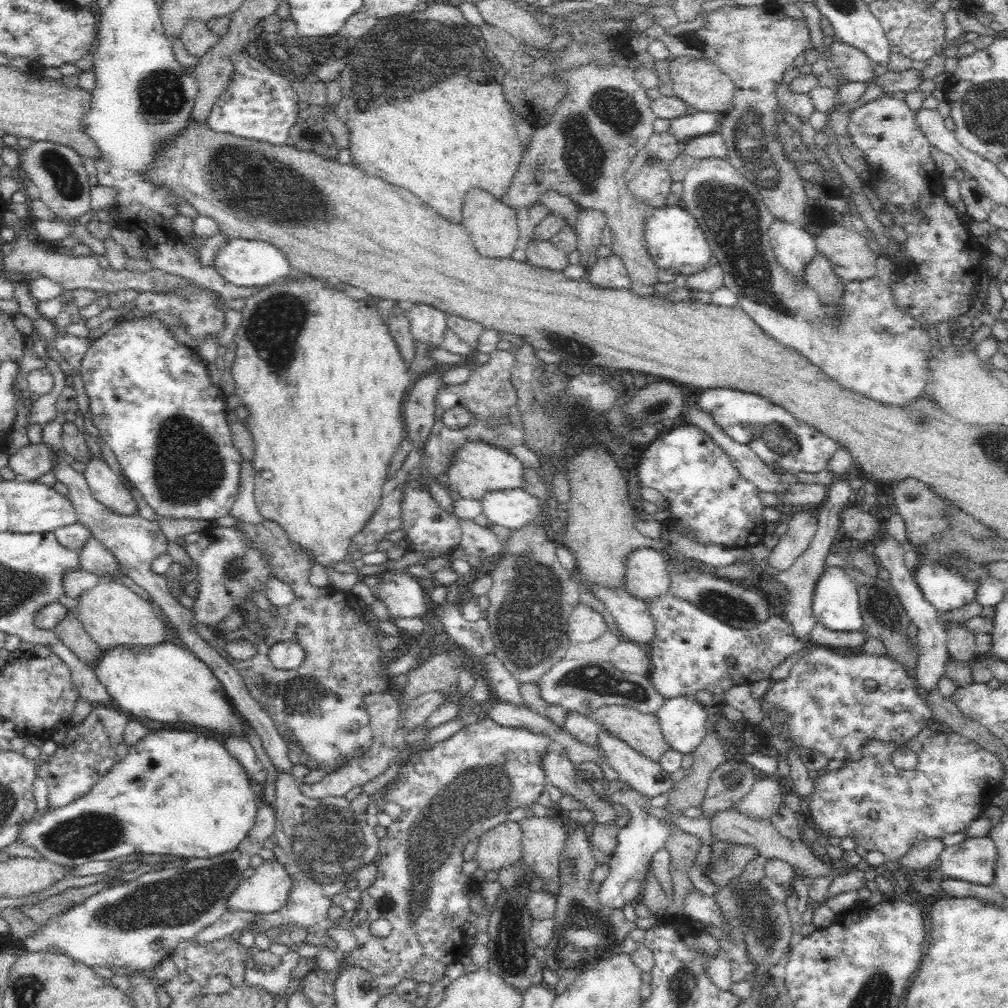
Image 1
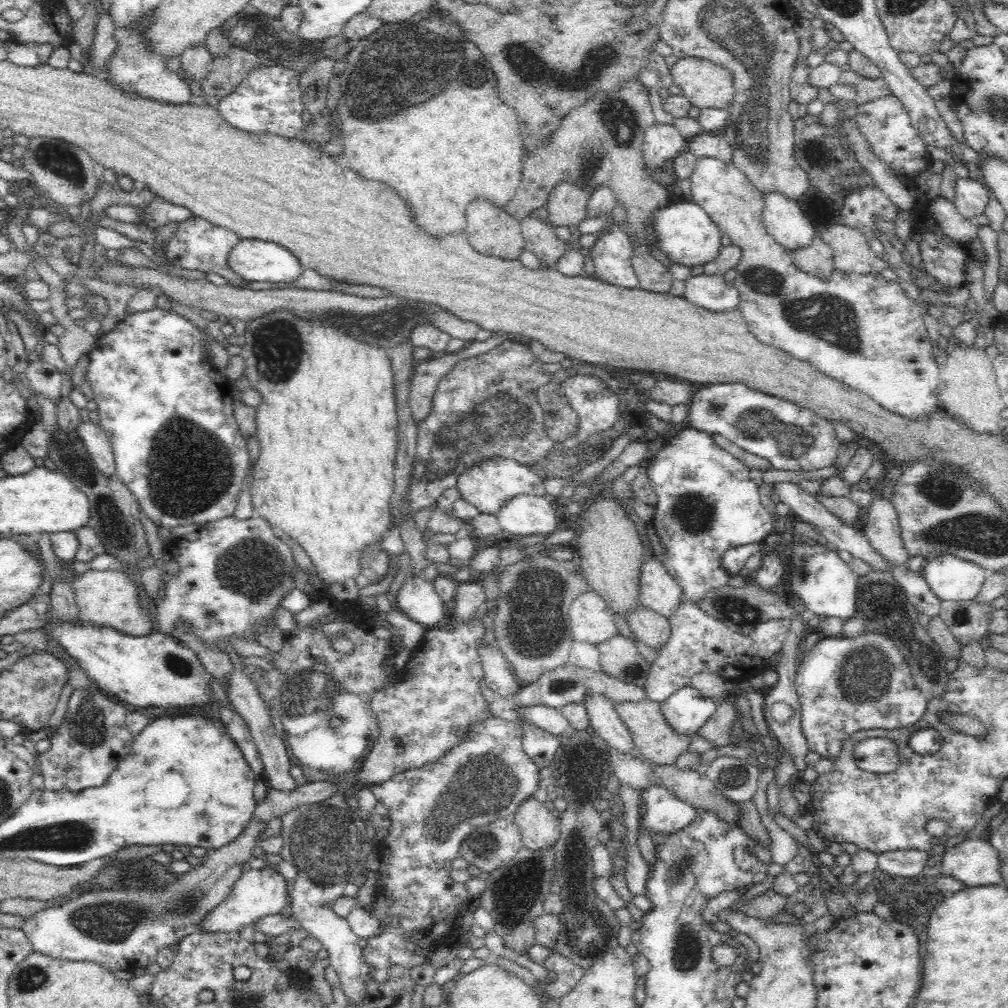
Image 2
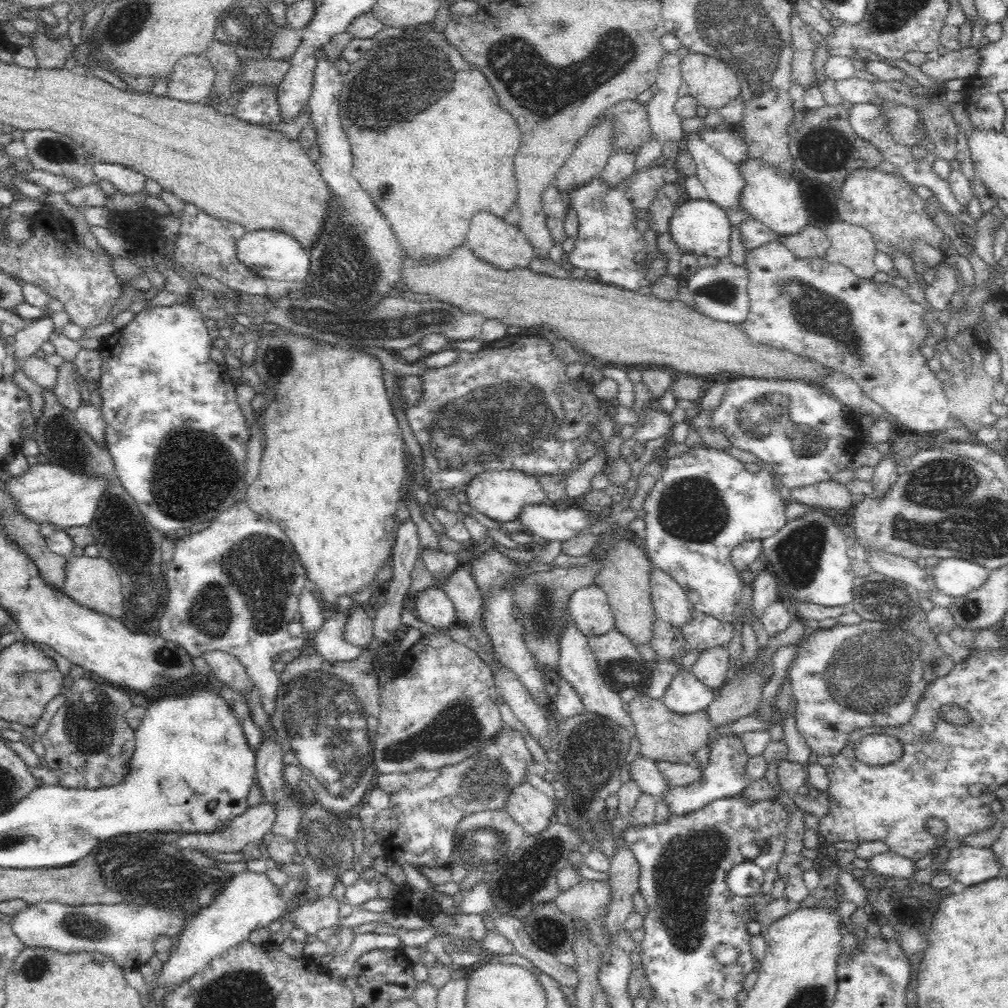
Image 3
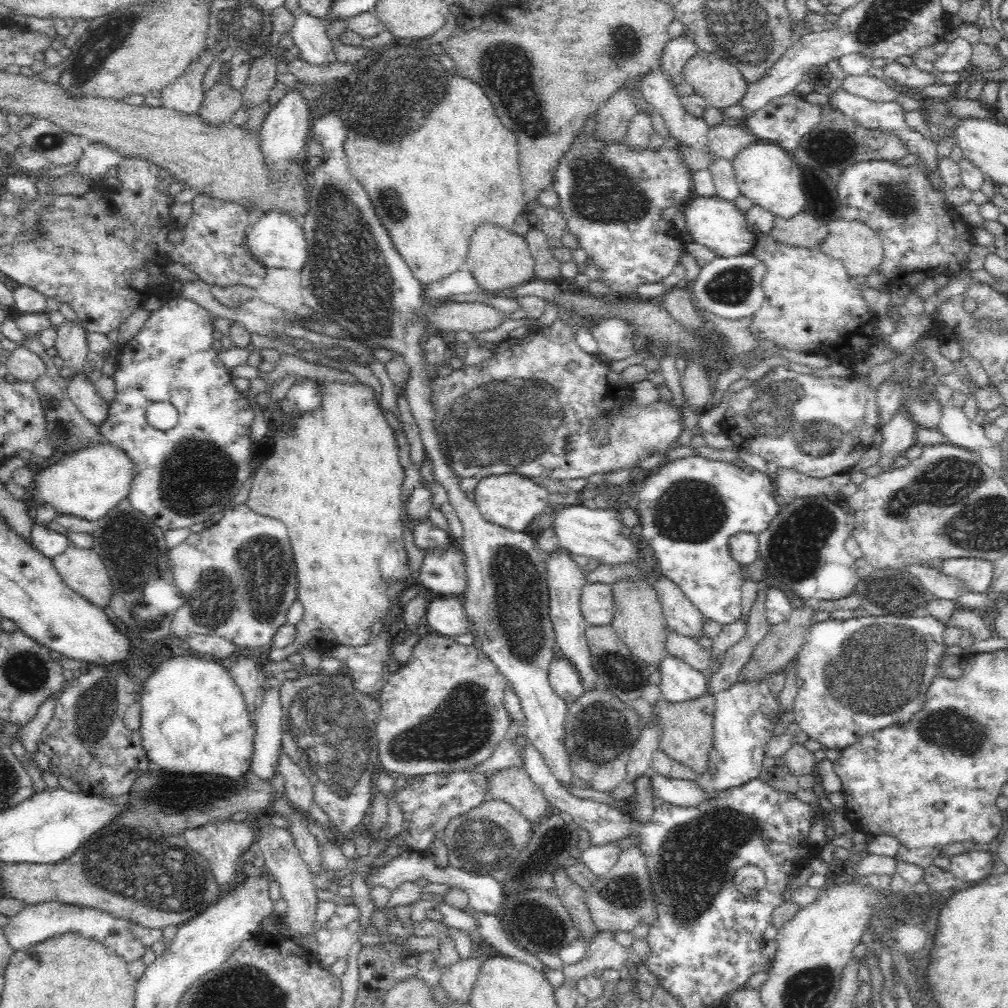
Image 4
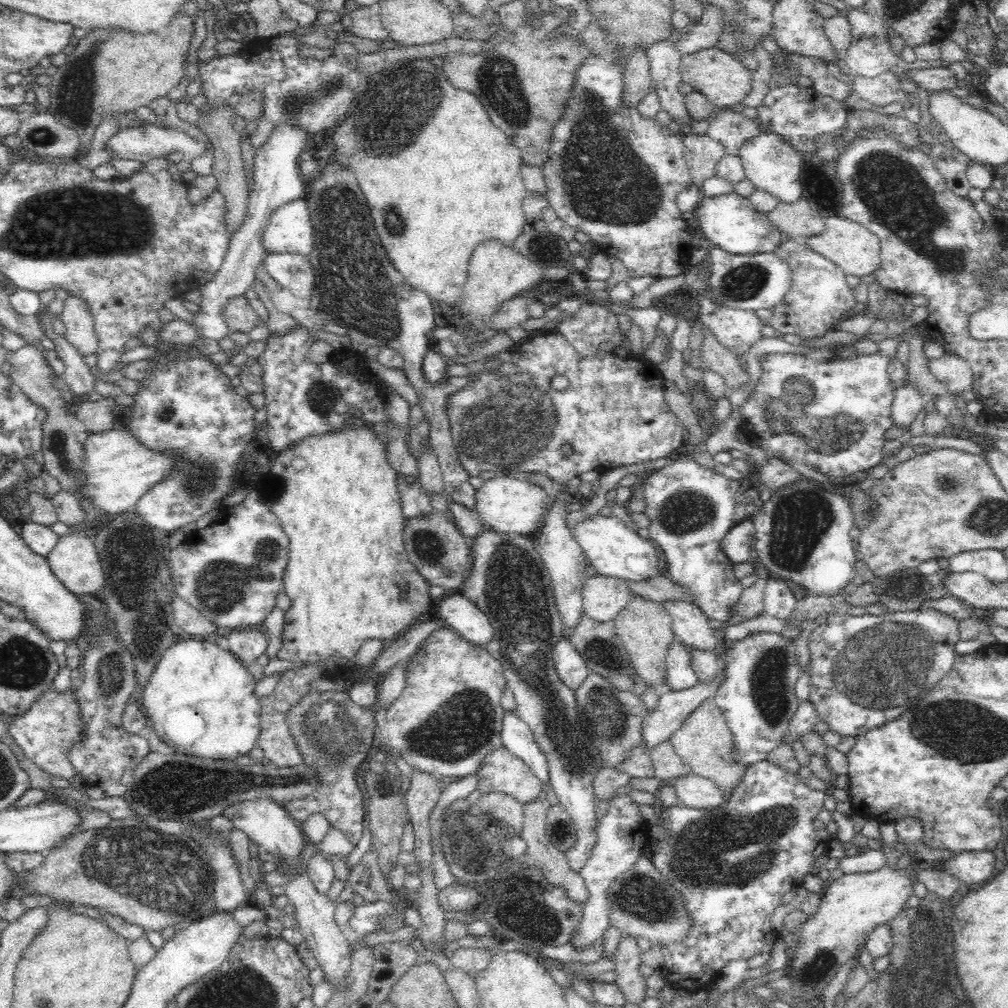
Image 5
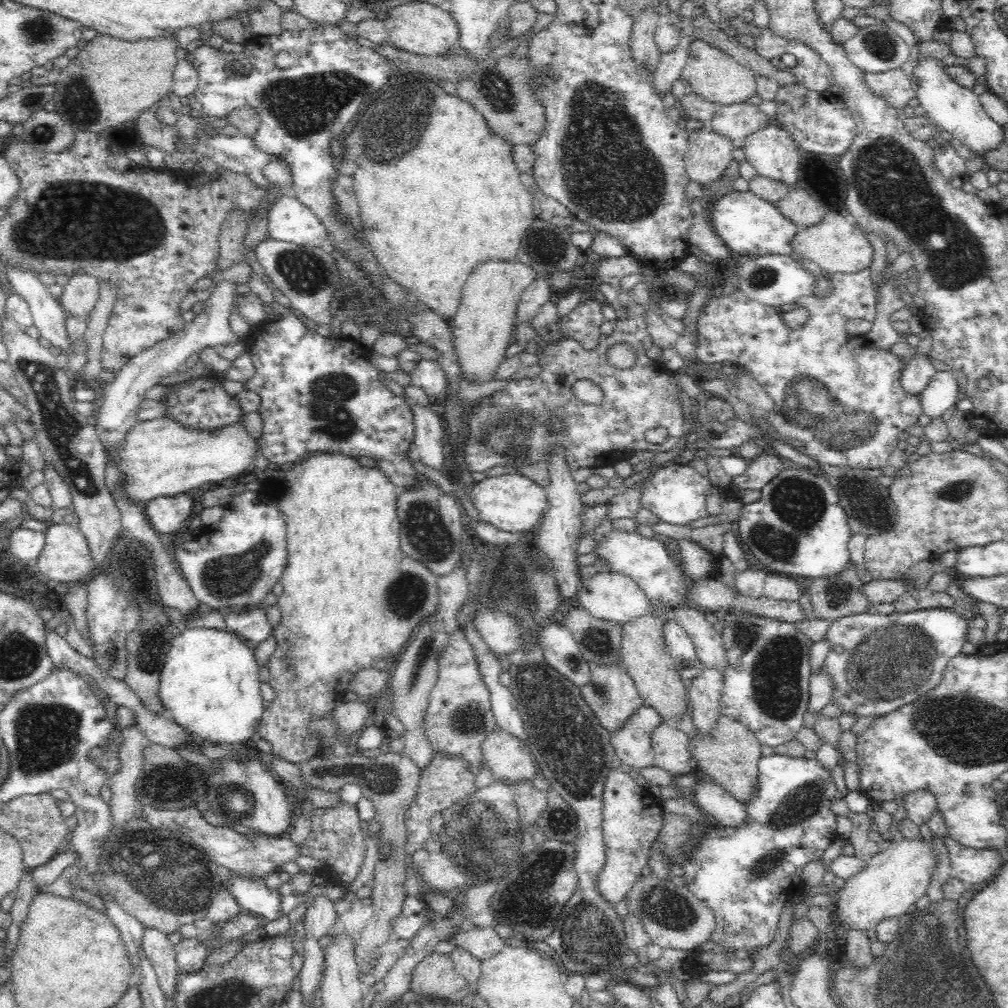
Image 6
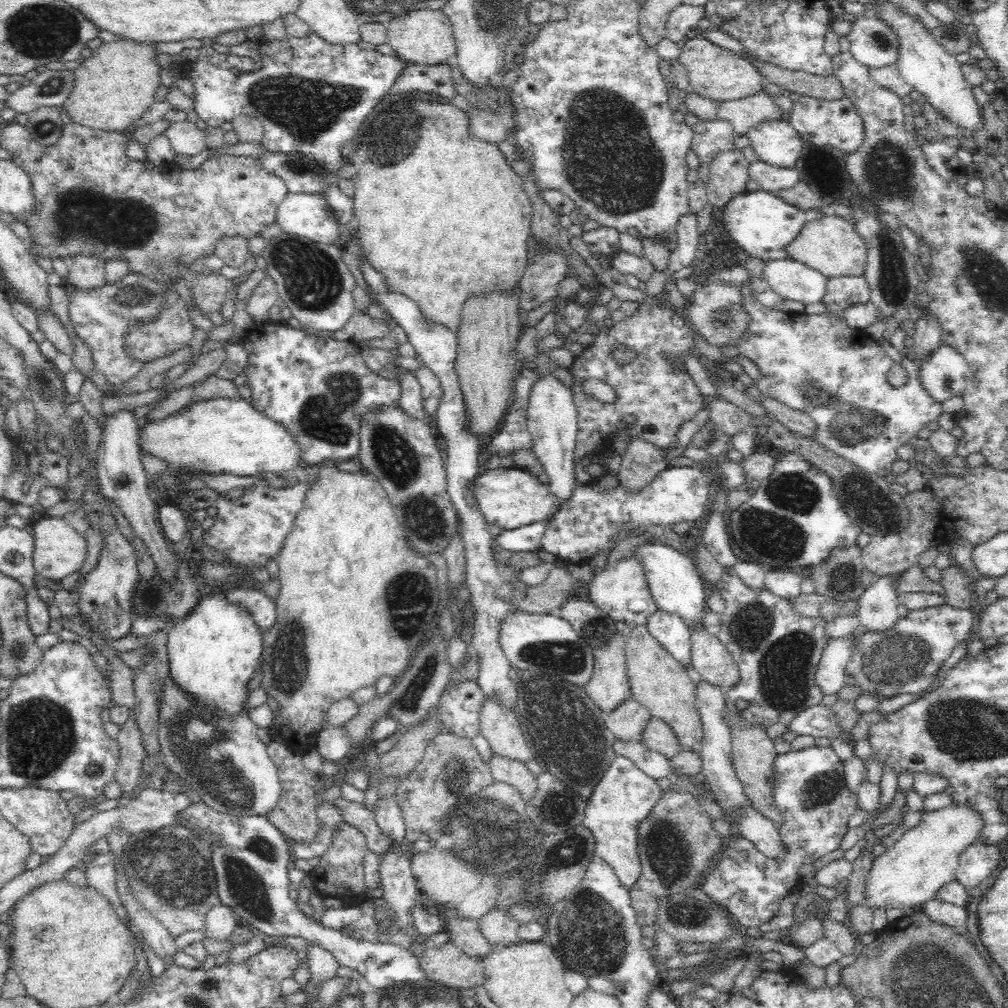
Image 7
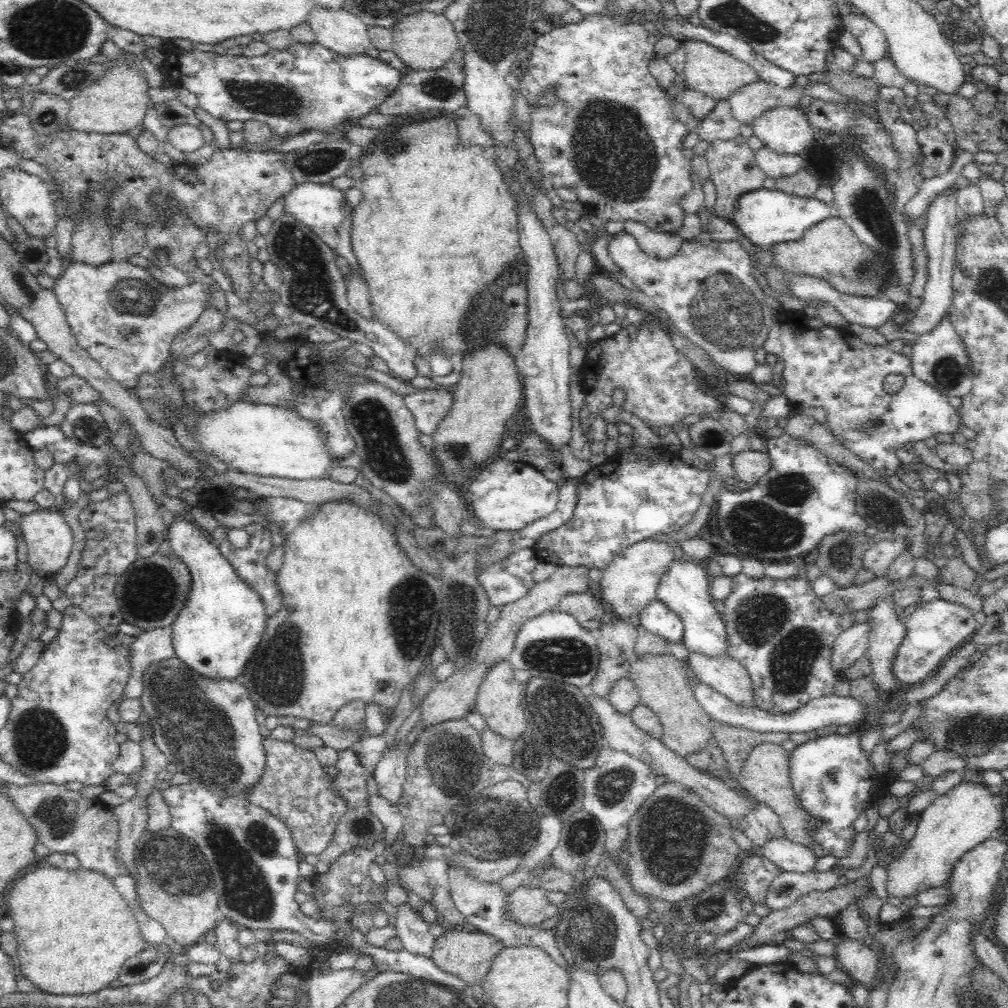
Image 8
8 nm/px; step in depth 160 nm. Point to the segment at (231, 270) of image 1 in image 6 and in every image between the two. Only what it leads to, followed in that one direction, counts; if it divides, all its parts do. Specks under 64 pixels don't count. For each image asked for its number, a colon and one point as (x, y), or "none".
2: (255, 260)
3: (270, 253)
4: (277, 239)
5: (290, 229)
6: (290, 220)

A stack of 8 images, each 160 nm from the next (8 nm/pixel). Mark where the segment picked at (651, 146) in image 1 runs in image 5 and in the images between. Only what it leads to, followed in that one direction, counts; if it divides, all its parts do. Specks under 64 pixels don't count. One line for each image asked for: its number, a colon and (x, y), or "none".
2: (662, 140)
3: (665, 122)
4: (677, 51)
5: (707, 33)

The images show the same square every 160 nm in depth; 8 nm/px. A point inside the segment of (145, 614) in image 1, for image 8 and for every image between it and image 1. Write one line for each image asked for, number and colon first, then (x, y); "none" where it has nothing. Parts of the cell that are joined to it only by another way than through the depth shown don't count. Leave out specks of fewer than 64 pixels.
2: (108, 597)
3: (91, 581)
4: (82, 569)
5: (74, 560)
6: (65, 557)
7: (59, 550)
8: (48, 538)

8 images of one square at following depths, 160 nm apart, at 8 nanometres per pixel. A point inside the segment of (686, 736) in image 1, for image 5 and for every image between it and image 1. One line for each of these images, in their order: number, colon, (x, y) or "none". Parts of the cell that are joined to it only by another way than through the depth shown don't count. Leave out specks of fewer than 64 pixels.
2: (686, 710)
3: (686, 694)
4: (680, 682)
5: (680, 675)

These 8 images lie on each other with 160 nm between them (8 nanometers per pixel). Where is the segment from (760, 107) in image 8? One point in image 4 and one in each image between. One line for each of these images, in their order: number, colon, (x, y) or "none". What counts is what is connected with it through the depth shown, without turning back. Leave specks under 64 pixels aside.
4: (725, 141)
5: (732, 128)
6: (737, 121)
7: (743, 113)

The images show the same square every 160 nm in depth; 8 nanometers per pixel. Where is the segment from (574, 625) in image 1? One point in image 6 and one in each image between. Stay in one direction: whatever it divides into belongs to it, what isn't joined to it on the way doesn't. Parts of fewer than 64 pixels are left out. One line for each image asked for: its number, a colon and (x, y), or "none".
2: (591, 620)
3: (589, 607)
4: (597, 604)
5: (603, 597)
6: (612, 596)

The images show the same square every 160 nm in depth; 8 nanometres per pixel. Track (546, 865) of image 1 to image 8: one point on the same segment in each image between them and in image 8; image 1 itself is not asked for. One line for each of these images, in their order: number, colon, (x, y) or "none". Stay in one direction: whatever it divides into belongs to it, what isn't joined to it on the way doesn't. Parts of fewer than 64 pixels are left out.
2: (539, 826)
3: (532, 809)
4: (513, 785)
5: (501, 771)
6: (508, 758)
7: (501, 727)
8: (499, 701)

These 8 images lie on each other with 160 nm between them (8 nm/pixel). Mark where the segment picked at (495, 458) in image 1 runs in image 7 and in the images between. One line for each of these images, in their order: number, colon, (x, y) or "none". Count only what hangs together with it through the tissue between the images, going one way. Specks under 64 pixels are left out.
2: (488, 485)
3: (499, 494)
4: (512, 501)
5: (507, 504)
6: (511, 502)
7: (510, 497)

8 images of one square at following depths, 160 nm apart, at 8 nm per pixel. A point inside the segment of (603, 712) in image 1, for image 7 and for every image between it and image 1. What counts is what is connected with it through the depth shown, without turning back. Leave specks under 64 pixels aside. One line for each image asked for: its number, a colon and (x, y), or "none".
2: (655, 741)
3: (664, 735)
4: (687, 727)
5: (705, 742)
6: (730, 757)
7: (754, 753)

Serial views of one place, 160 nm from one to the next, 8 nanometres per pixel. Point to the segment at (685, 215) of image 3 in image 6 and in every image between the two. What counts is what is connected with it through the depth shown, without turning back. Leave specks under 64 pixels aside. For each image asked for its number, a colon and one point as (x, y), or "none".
4: (714, 222)
5: (729, 221)
6: (751, 227)

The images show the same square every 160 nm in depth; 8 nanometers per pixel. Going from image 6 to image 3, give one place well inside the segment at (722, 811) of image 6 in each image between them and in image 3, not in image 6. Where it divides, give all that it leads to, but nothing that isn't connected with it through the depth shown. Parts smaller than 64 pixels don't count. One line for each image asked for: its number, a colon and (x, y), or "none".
3: (643, 770)
4: (678, 791)
5: (695, 791)

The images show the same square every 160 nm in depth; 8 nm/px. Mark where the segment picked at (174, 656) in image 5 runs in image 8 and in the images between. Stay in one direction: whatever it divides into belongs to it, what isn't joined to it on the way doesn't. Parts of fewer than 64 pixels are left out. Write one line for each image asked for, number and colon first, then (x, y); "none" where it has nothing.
6: (209, 682)
7: (214, 650)
8: (223, 620)

